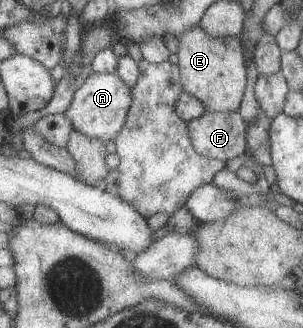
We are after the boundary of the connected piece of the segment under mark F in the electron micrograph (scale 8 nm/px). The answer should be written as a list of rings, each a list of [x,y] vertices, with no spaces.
[[[205,112],[186,124],[190,142],[203,157],[228,162],[247,151],[247,127],[238,112]]]

